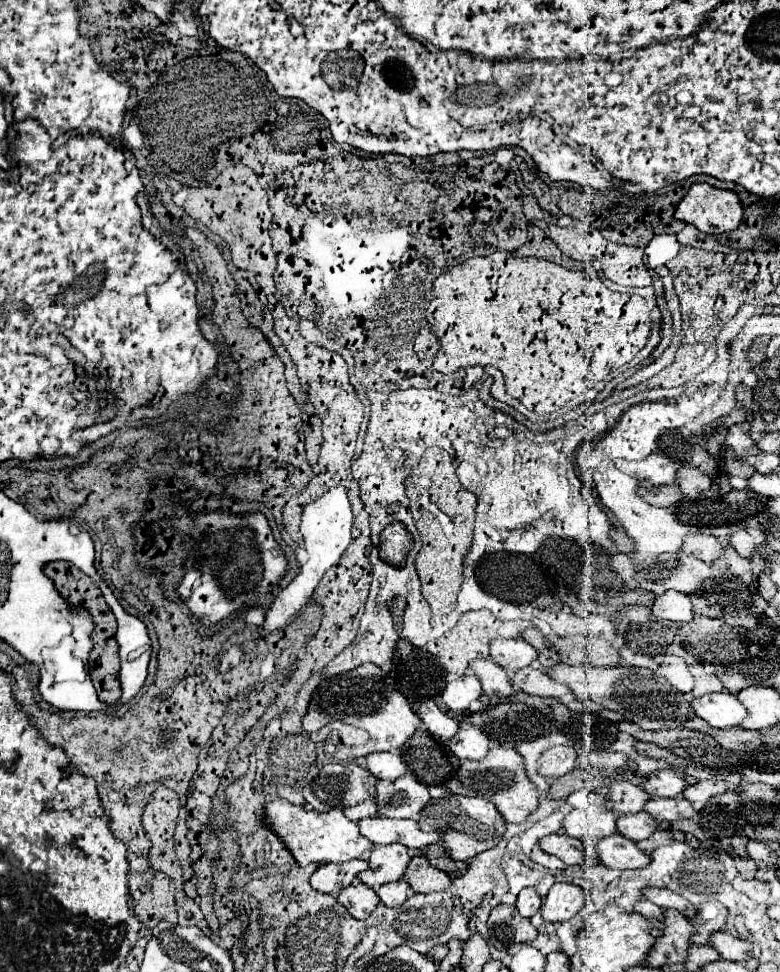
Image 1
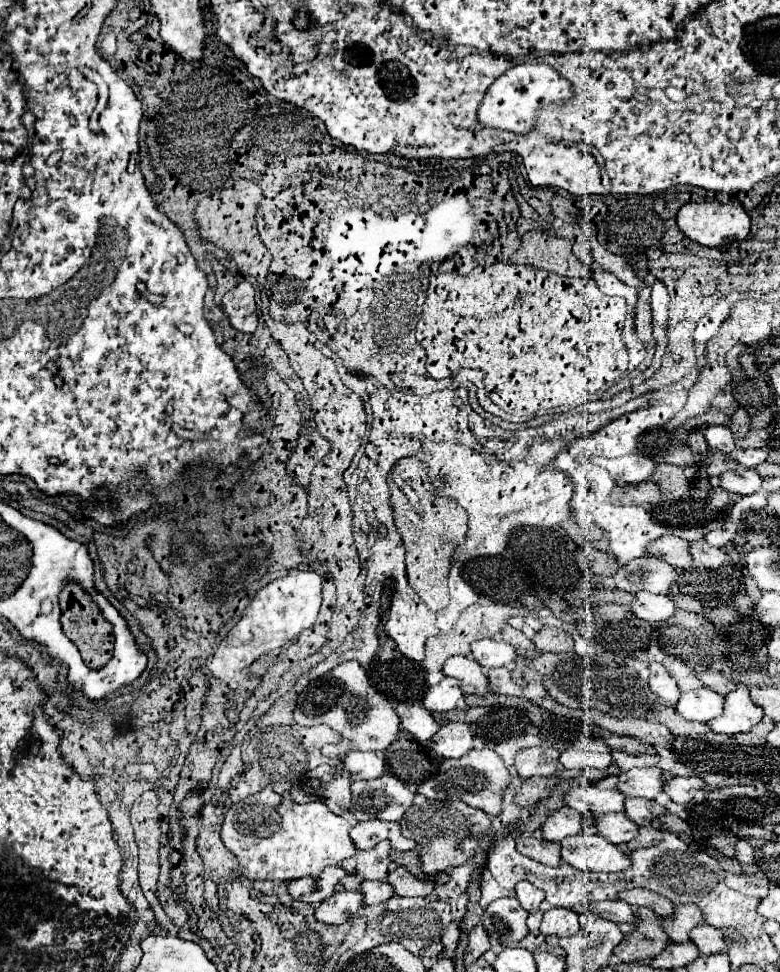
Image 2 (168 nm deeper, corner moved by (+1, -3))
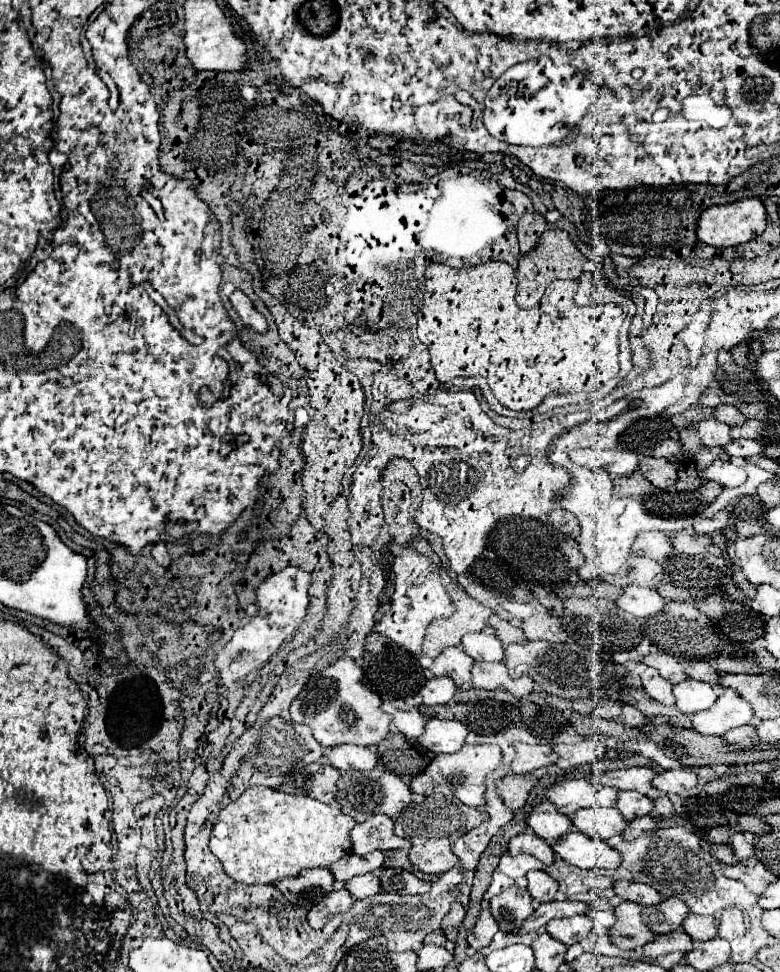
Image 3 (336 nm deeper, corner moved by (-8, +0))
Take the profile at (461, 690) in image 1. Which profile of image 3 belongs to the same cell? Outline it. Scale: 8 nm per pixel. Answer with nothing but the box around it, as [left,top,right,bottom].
[418,677,456,705]

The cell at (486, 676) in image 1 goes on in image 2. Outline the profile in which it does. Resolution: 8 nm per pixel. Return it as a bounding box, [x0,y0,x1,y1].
[443,656,489,694]

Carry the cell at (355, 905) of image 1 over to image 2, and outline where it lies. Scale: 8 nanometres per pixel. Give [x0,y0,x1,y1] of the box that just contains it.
[315,888,361,924]

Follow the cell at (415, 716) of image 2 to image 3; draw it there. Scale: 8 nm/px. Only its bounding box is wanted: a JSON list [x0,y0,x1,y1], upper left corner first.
[382,699,428,741]

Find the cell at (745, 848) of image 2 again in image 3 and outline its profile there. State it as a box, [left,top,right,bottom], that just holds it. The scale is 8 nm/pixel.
[730,833,754,861]

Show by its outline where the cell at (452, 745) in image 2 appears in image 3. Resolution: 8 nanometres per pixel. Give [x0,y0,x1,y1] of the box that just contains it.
[418,719,468,753]

